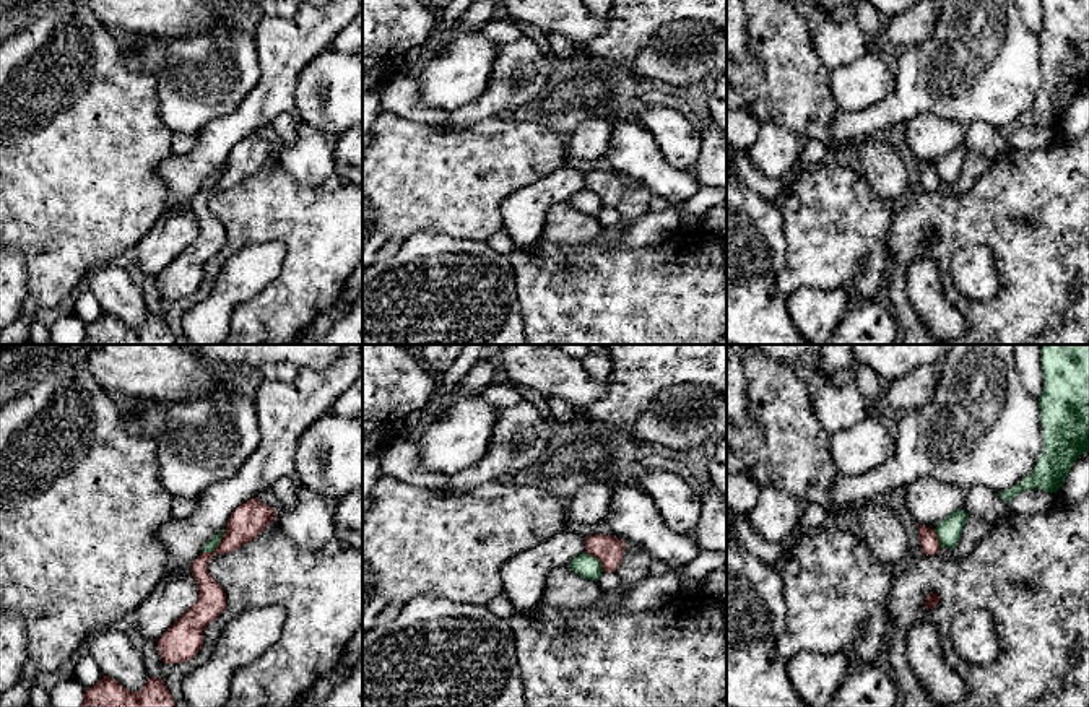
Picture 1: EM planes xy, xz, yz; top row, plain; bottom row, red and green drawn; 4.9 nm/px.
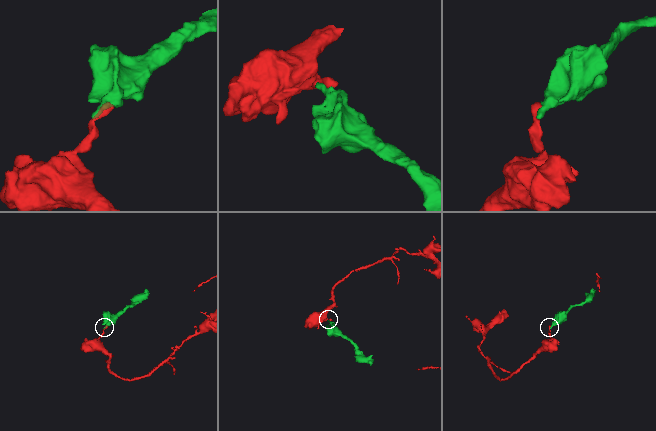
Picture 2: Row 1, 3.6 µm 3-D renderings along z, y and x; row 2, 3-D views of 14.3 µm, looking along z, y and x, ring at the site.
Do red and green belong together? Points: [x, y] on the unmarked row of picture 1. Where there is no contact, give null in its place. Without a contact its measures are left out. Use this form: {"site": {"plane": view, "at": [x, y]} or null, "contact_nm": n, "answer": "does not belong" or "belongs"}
{"site": {"plane": "xy", "at": [218, 181]}, "contact_nm": 170, "answer": "does not belong"}

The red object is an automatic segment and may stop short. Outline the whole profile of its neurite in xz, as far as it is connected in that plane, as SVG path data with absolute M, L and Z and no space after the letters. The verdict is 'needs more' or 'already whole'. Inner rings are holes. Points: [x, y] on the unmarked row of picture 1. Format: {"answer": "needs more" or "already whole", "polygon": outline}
{"answer": "already whole", "polygon": "M593 171L585 174L585 189L597 193L605 208L616 208L624 192L626 179L616 172Z"}

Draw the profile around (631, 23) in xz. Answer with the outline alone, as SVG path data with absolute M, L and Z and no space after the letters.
M611 0L608 29L584 50L613 62L629 78L644 44L663 26L683 20L727 33L727 0Z

